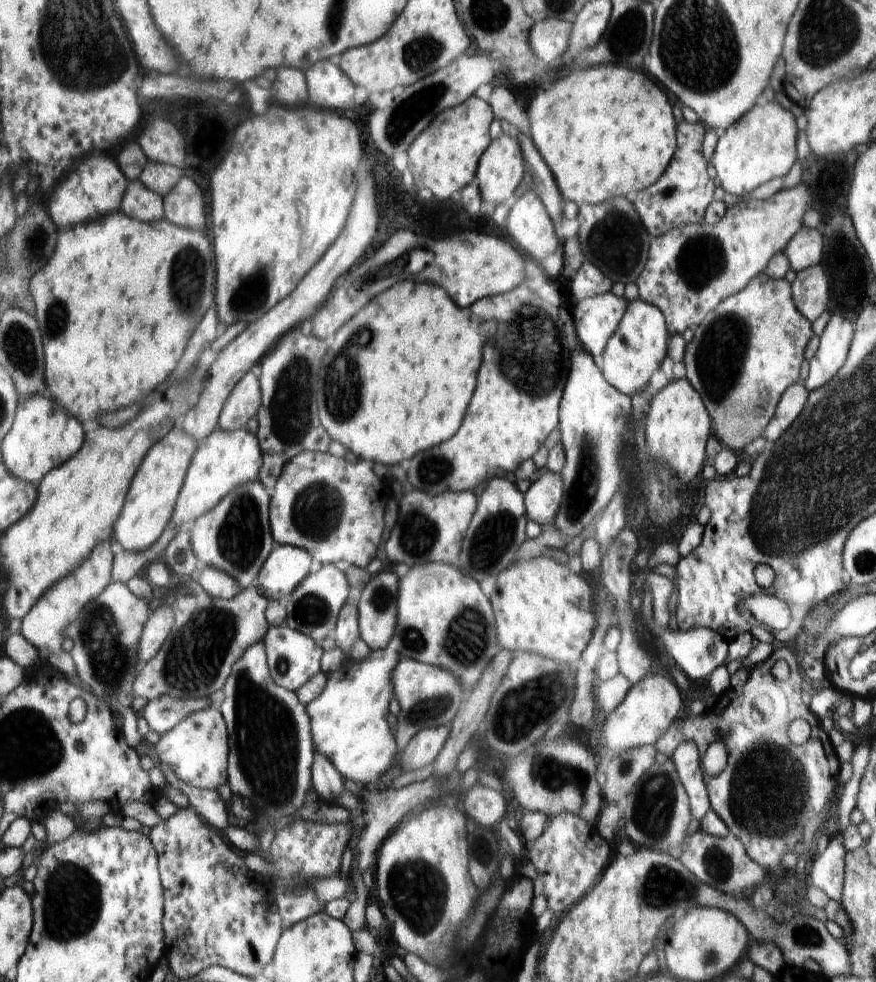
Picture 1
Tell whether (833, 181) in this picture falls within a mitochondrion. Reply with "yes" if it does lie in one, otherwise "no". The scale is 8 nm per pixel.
no

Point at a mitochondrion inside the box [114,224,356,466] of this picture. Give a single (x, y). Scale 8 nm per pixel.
(291, 412)

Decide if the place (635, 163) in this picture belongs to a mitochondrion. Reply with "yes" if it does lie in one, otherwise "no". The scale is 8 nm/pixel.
no

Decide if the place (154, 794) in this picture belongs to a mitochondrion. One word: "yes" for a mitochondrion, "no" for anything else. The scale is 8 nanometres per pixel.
no

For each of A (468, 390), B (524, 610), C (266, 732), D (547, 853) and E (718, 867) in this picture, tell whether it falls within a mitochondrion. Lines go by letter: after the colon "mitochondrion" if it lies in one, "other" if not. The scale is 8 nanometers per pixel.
A: other
B: other
C: mitochondrion
D: other
E: mitochondrion

